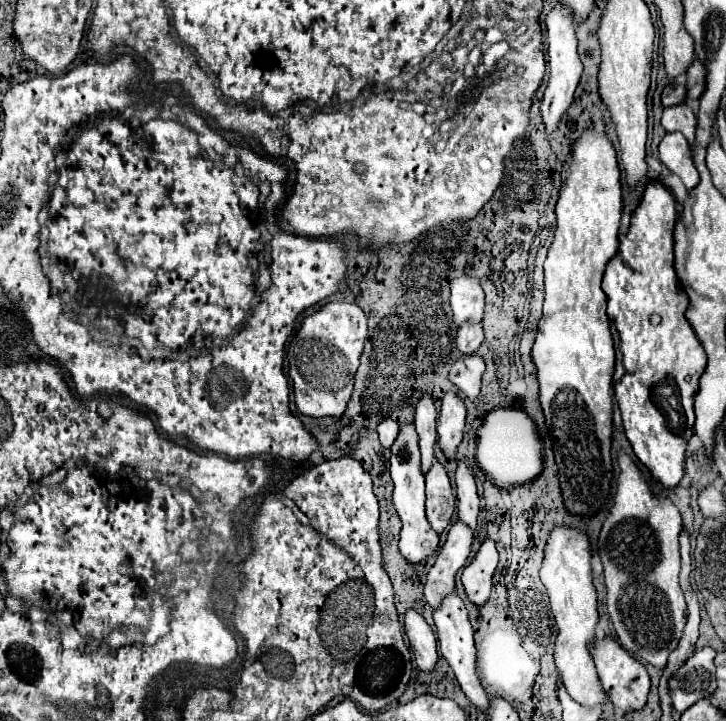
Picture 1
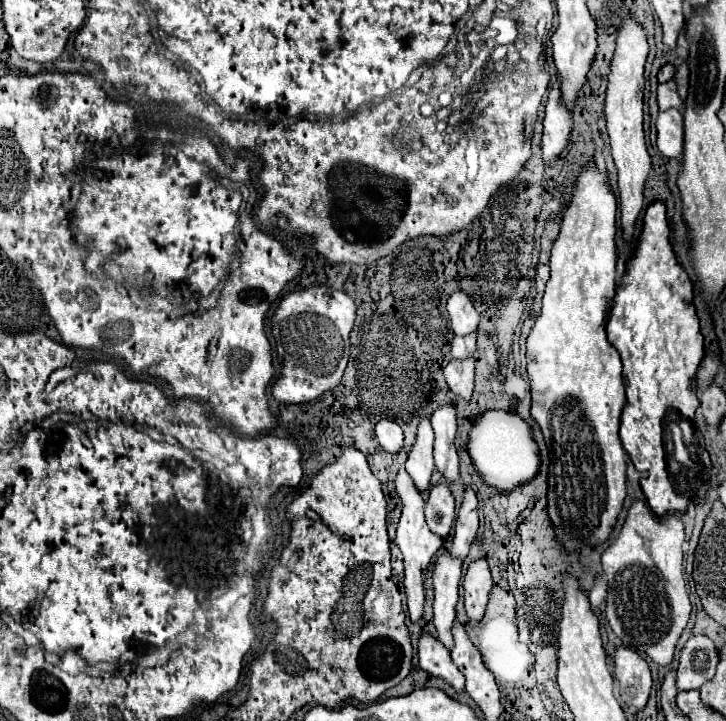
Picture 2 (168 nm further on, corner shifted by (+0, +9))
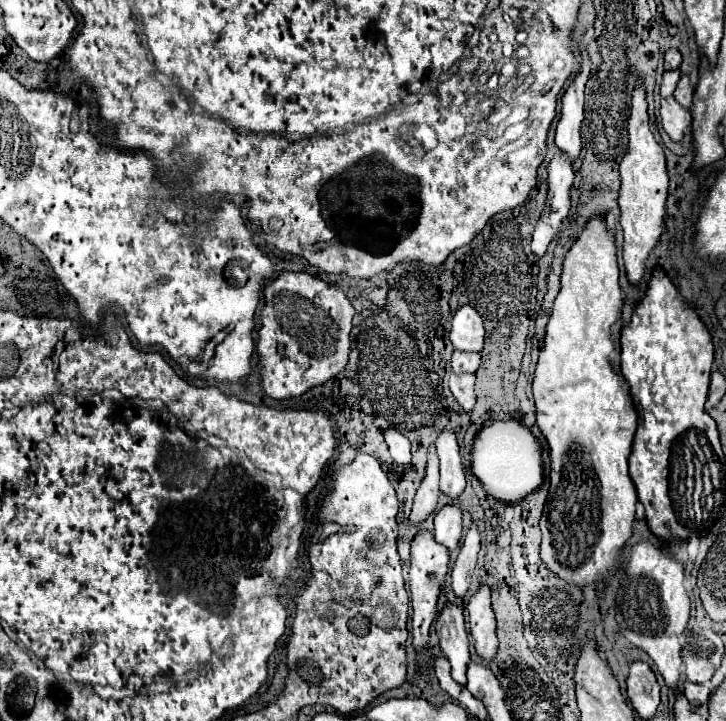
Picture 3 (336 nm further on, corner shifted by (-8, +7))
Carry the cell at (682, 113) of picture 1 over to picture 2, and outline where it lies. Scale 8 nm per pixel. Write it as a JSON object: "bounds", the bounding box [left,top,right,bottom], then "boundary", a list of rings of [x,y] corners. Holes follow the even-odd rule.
{"bounds":[658,80,682,110],"boundary":[[[674,80],[658,84],[658,106],[660,106],[660,110],[666,110],[666,108],[682,110],[682,100],[680,100],[680,96],[676,92]]]}

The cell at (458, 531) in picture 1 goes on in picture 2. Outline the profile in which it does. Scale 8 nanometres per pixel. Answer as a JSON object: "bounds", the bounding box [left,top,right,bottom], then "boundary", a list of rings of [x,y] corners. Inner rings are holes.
{"bounds":[434,554,462,650],"boundary":[[[444,554],[436,560],[434,566],[434,626],[438,632],[438,640],[450,650],[452,640],[452,624],[456,620],[456,602],[458,602],[458,580],[460,580],[462,560],[454,560]]]}

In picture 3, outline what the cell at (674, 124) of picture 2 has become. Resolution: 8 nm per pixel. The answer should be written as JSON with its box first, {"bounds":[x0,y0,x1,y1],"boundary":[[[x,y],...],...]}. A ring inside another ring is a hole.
{"bounds":[660,98,692,142],"boundary":[[[664,98],[660,106],[662,114],[662,126],[672,142],[682,142],[684,130],[690,126],[692,116],[686,108],[682,108],[674,98]]]}

